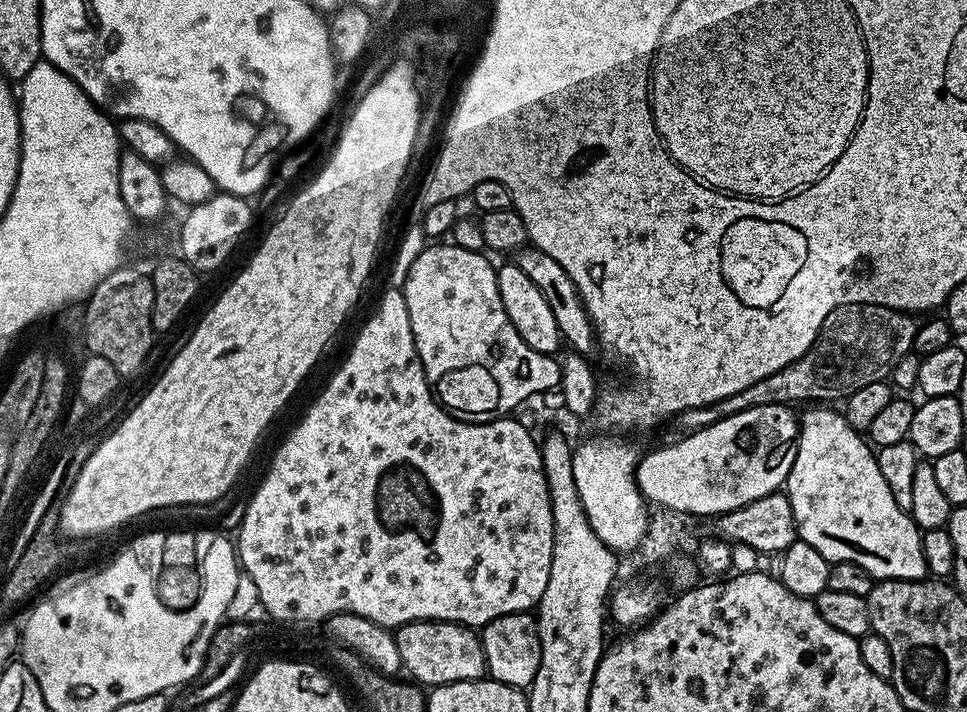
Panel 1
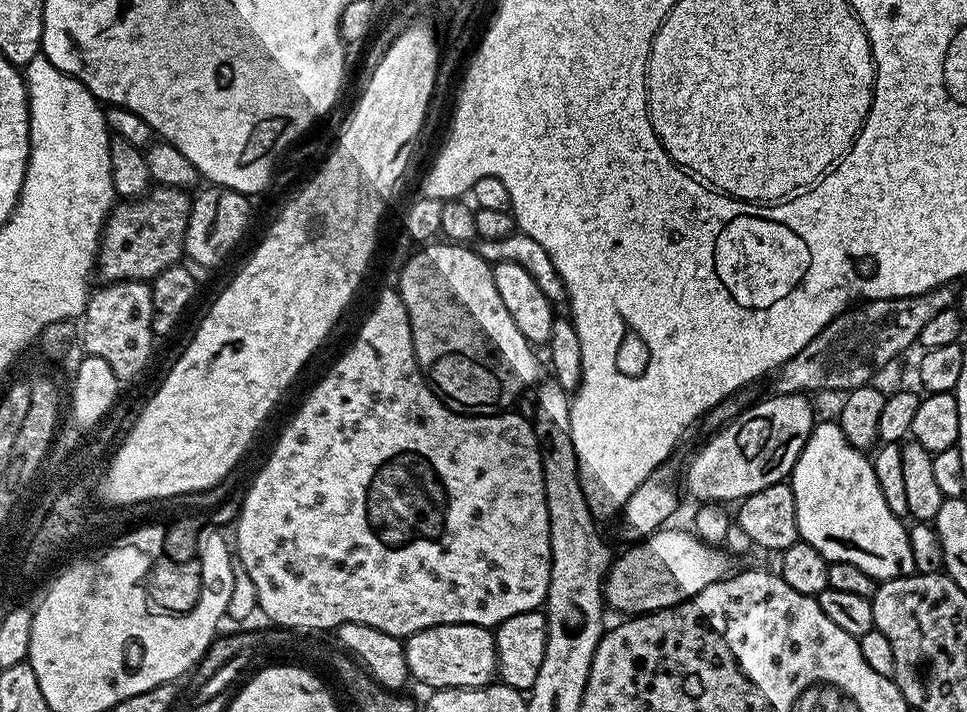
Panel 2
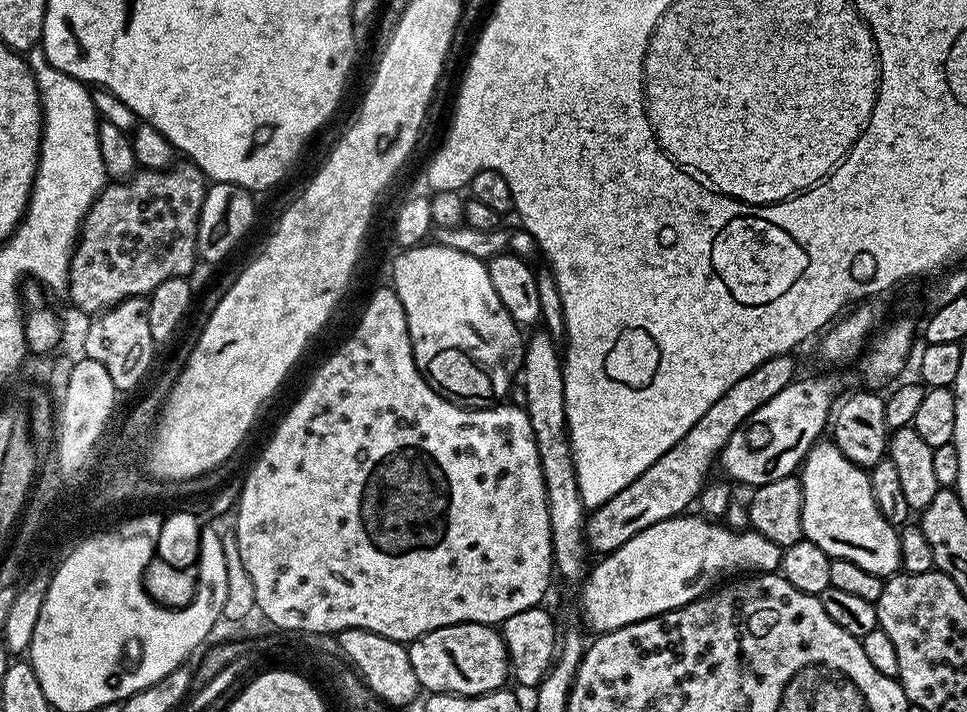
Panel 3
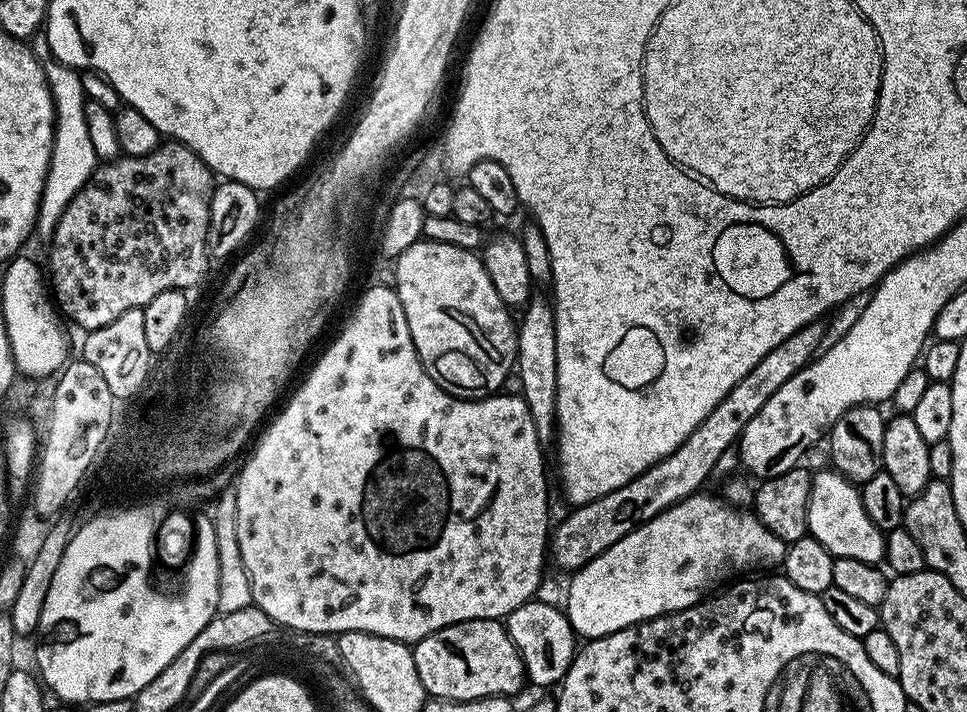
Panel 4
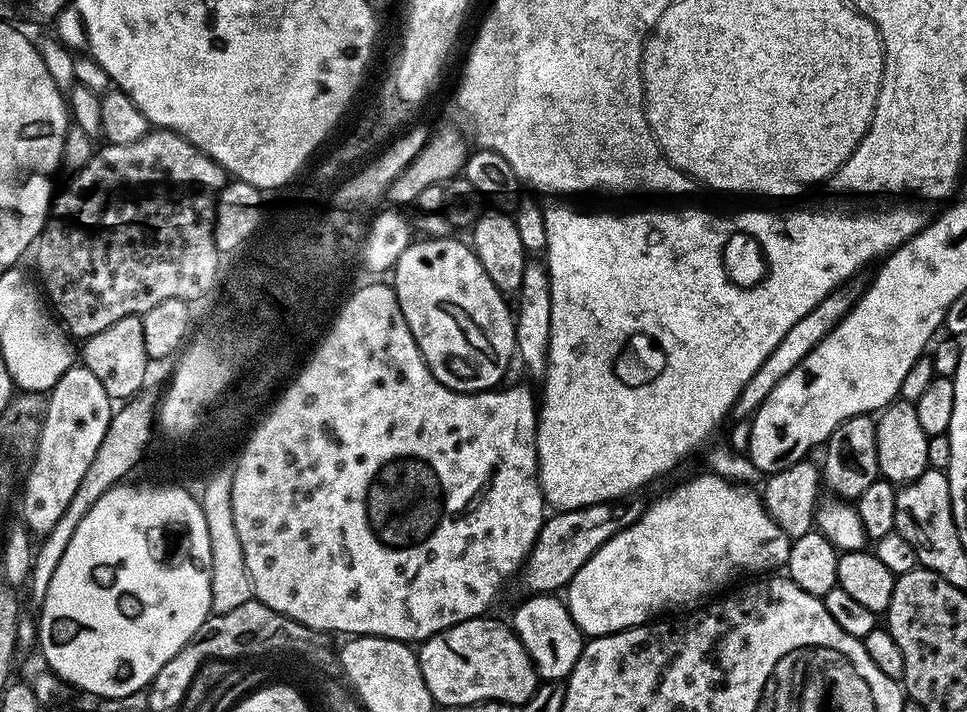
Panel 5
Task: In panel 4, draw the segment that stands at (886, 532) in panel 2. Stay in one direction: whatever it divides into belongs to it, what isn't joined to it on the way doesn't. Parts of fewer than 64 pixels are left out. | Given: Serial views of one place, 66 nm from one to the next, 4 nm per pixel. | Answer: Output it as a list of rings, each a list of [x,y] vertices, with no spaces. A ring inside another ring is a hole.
[[[835,470],[816,472],[812,477],[808,530],[833,557],[858,558],[858,562],[879,565],[884,560],[885,533],[870,518],[860,497],[860,488]]]

